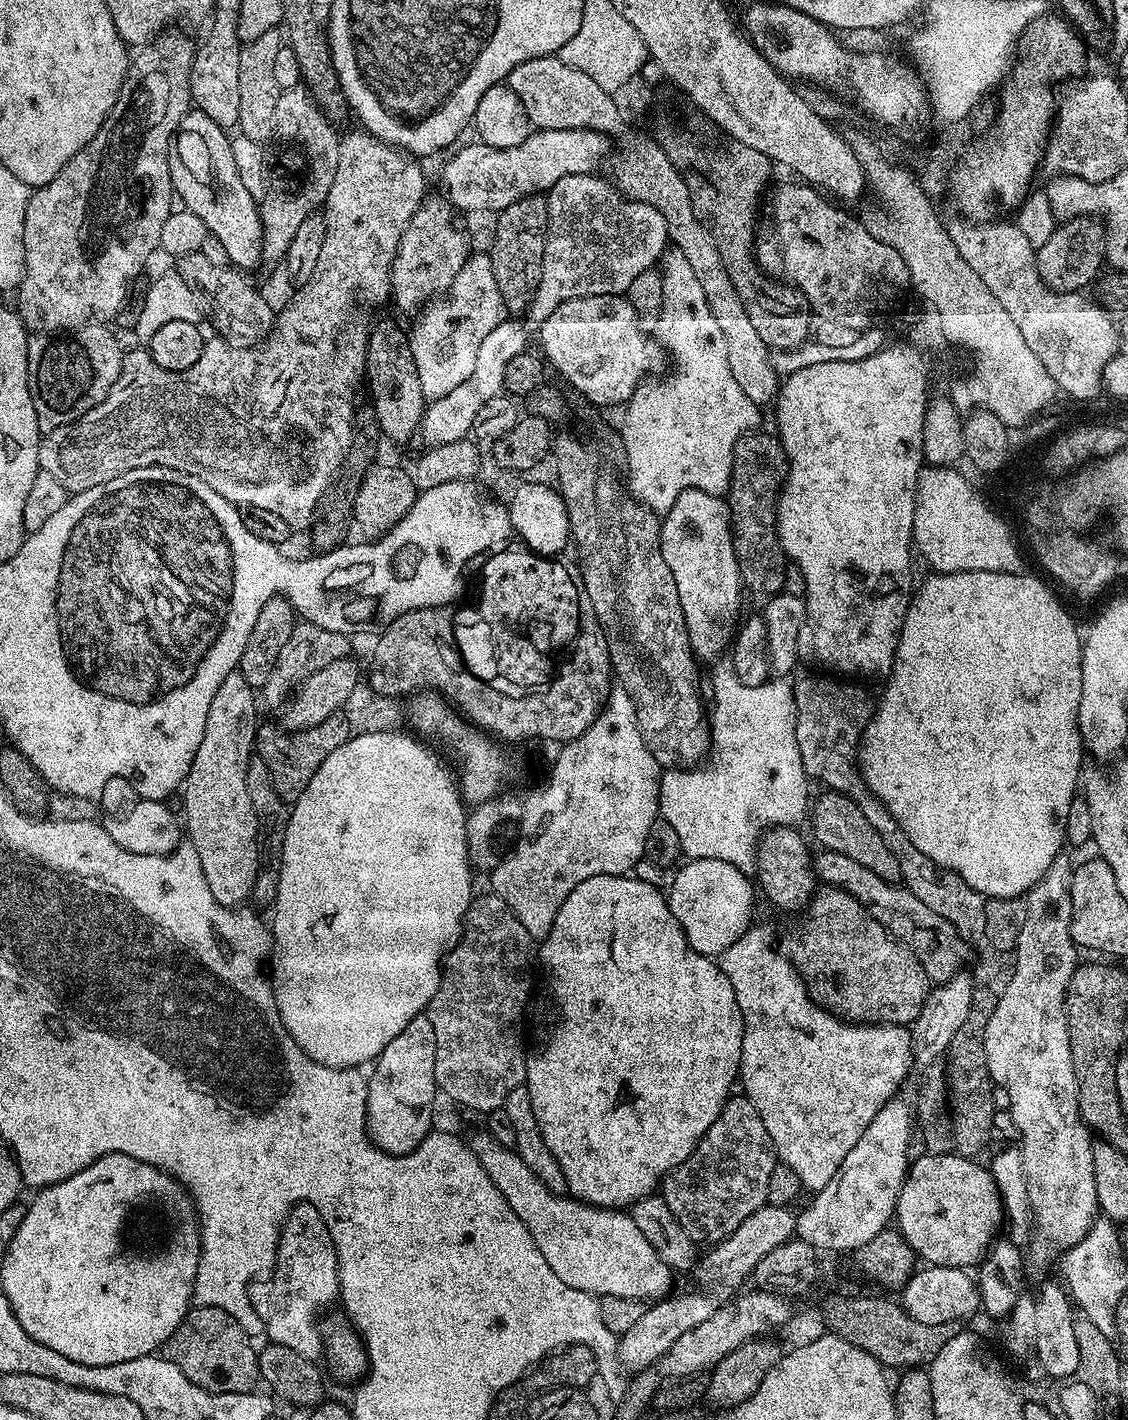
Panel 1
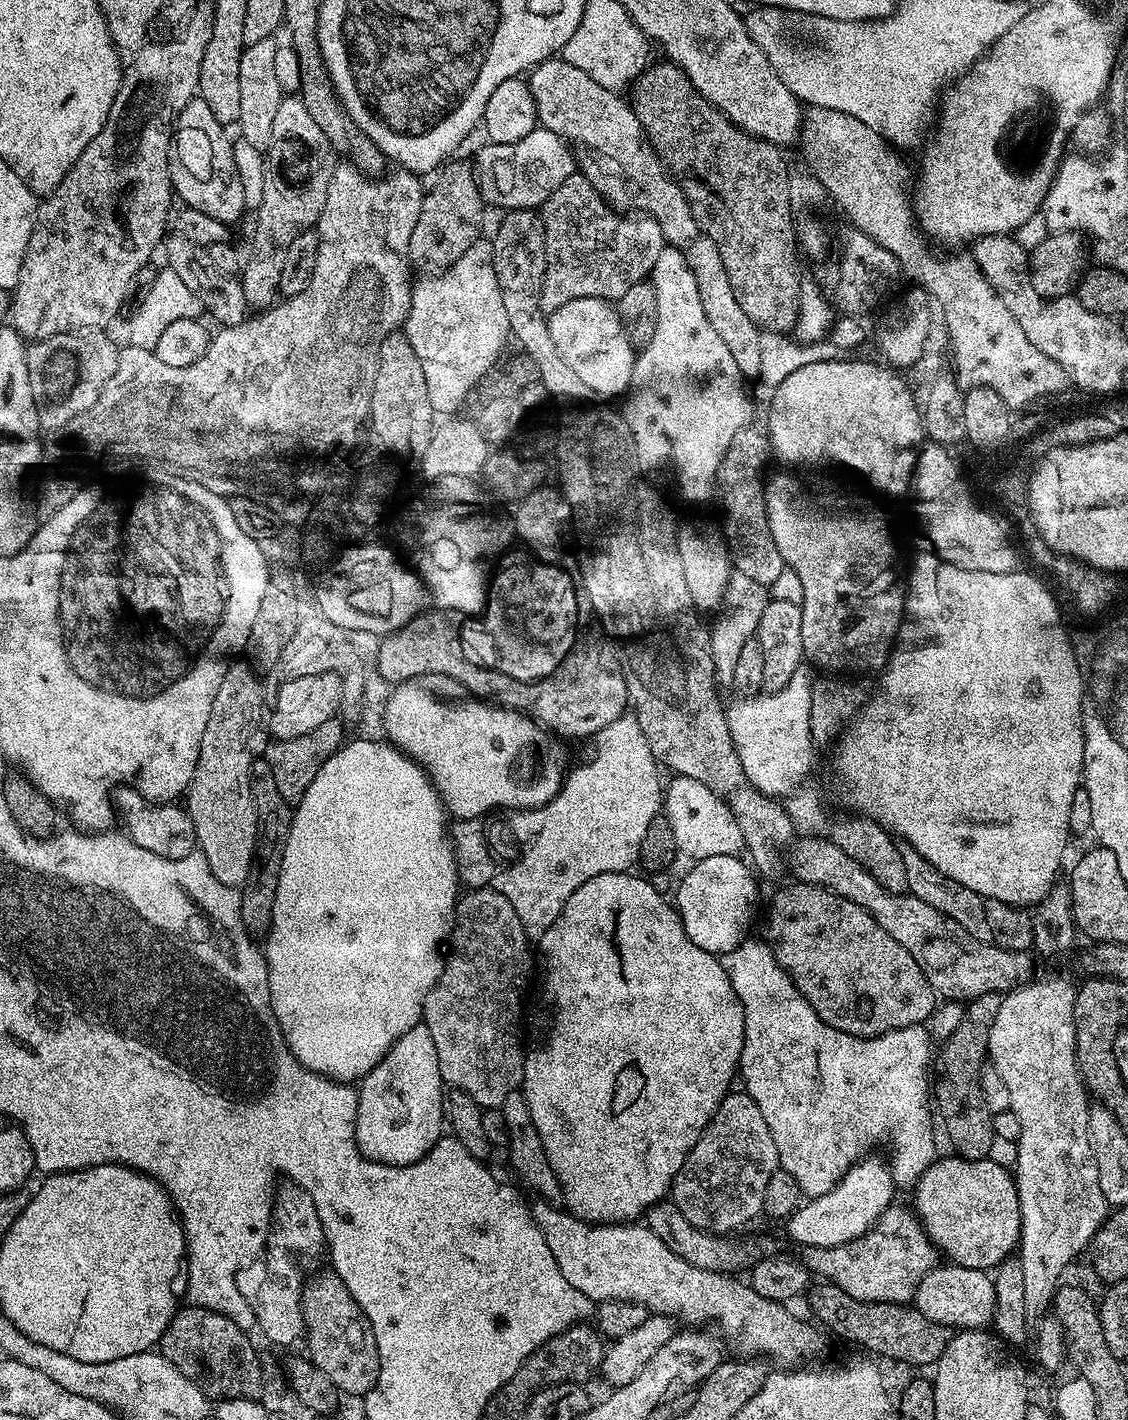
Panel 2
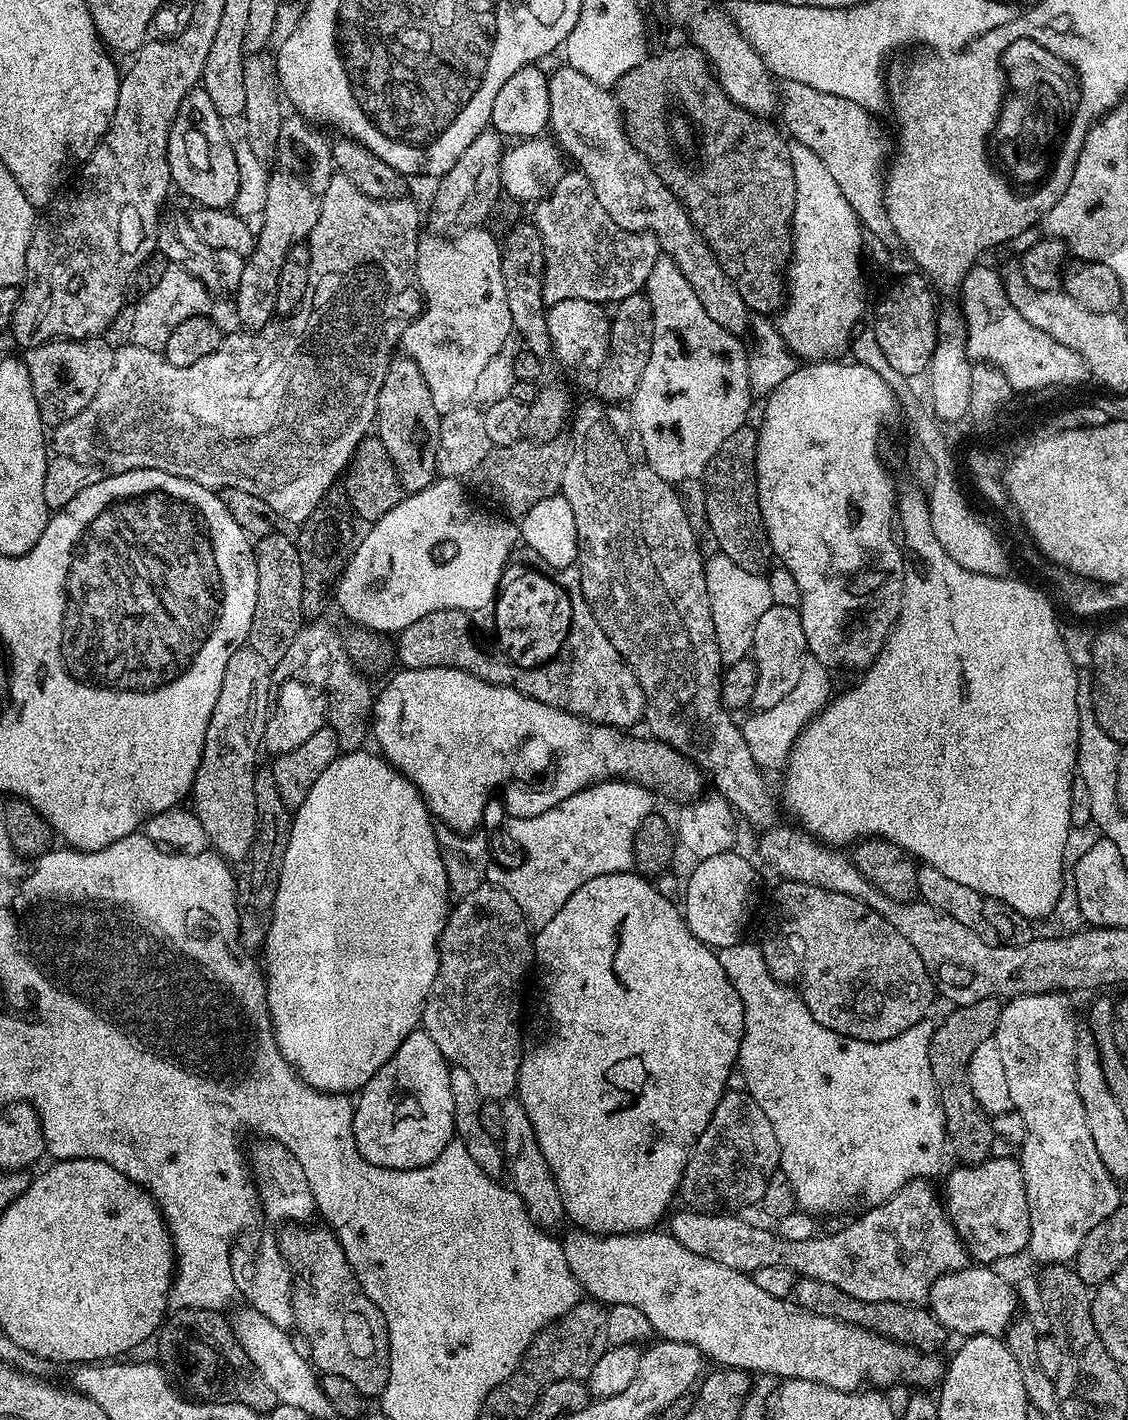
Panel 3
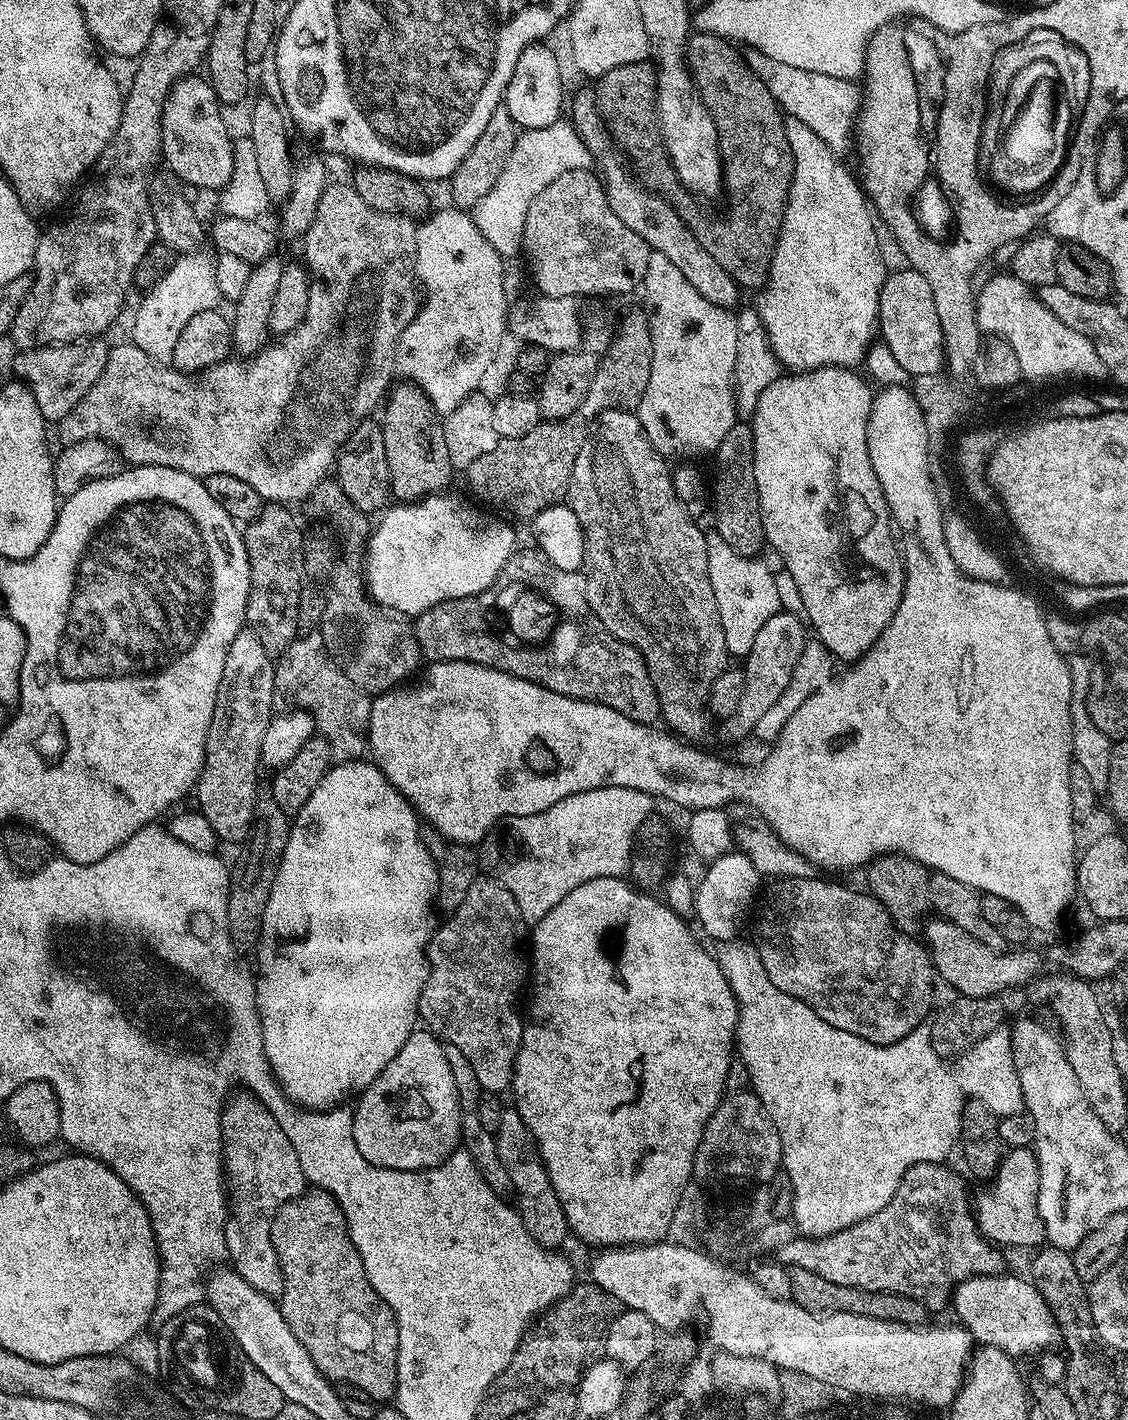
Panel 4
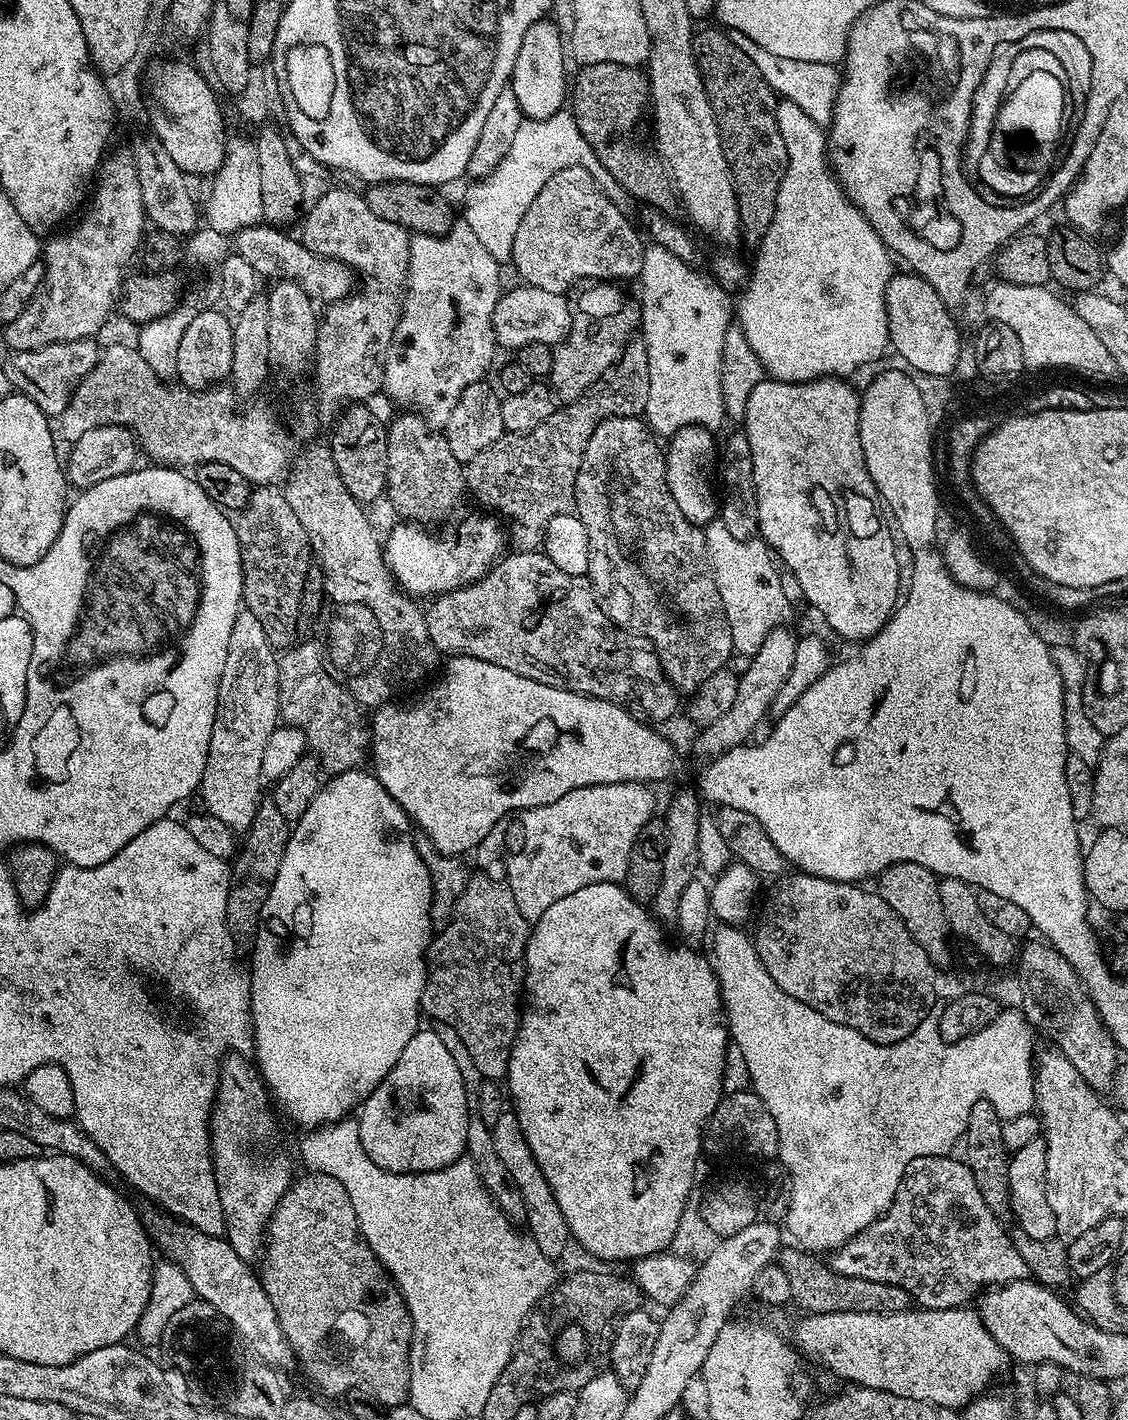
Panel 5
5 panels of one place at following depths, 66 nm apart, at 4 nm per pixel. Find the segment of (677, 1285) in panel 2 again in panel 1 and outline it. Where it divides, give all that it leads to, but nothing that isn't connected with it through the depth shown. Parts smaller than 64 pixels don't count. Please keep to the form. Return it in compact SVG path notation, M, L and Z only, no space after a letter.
M480 1130L470 1140L470 1147L482 1170L490 1174L494 1186L498 1186L506 1198L510 1210L514 1210L526 1230L530 1230L530 1238L534 1238L534 1246L542 1250L546 1266L550 1266L566 1286L574 1286L574 1290L589 1292L597 1298L617 1296L652 1302L665 1299L673 1291L672 1269L658 1258L654 1246L646 1242L642 1230L634 1226L627 1211L594 1208L569 1195L556 1196L542 1186L542 1178L522 1162L515 1150L502 1146L486 1130Z

